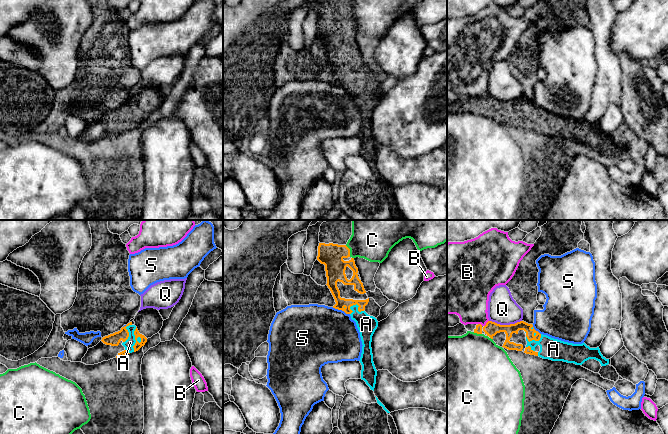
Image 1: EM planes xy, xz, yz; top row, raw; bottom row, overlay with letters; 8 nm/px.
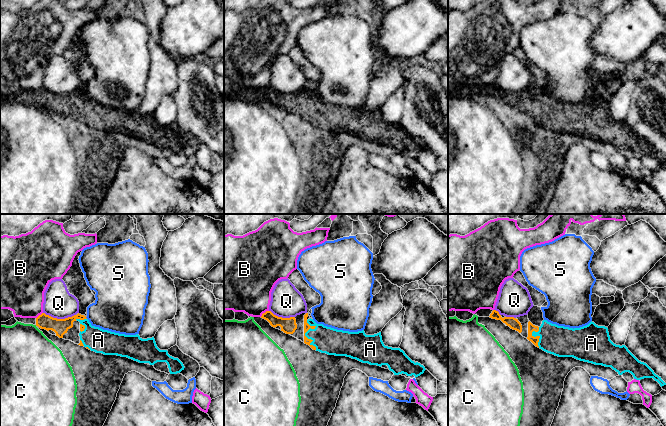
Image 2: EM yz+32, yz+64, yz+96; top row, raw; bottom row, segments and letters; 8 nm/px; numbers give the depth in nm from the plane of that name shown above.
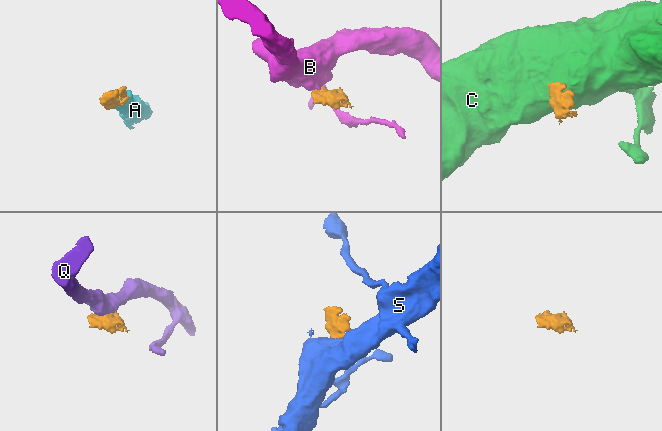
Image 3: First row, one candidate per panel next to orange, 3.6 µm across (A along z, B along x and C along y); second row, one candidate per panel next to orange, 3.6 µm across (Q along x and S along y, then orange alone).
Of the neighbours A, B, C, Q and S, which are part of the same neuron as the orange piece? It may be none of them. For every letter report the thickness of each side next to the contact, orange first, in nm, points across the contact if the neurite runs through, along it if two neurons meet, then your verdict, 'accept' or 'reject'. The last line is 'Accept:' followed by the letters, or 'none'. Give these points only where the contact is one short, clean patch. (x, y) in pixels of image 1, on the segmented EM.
A: 60 nm thick on the orange side, 80 nm on the other; runs through xy (137, 346), (135, 339), (130, 342); accept
B: 110 nm thick on the orange side, 320 nm on the other; border along yz (488, 320), (484, 326); reject
C: 190 nm thick on the orange side, 360 nm on the other; border along xz (345, 245), (349, 249), (350, 256); reject
Q: 110 nm thick on the orange side, 240 nm on the other; border along yz (489, 320), (500, 324), (514, 324), (521, 321); reject
S: 90 nm thick on the orange side, 460 nm on the other; border along xz (332, 307), (349, 314); reject
Accept: A

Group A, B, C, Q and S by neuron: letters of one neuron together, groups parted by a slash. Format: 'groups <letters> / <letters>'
groups A / B / C / Q / S

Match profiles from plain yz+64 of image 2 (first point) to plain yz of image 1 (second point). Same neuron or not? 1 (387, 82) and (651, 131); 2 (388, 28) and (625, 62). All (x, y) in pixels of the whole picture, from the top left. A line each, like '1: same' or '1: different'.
1: different
2: different

